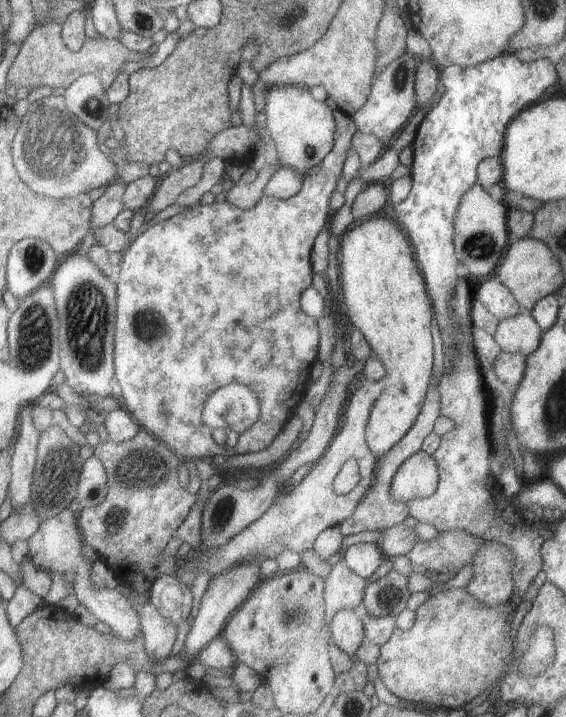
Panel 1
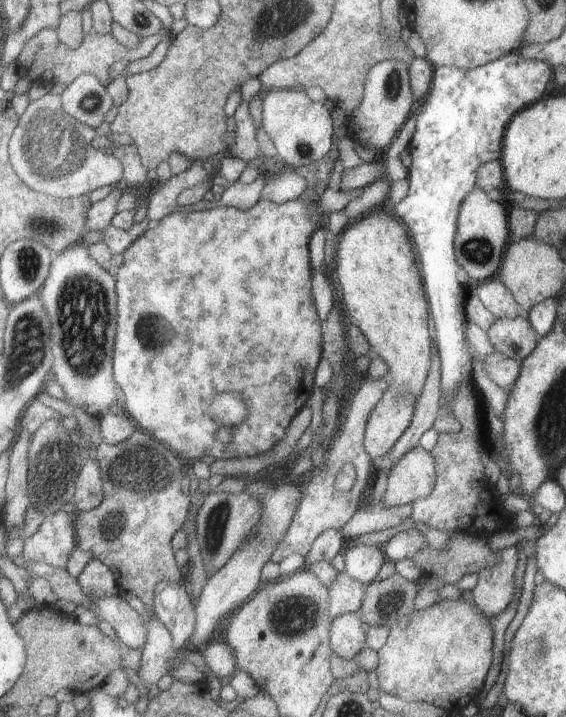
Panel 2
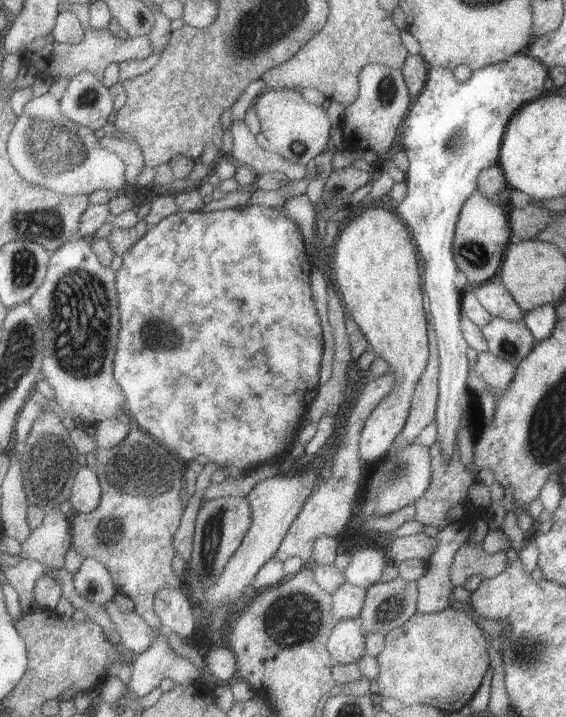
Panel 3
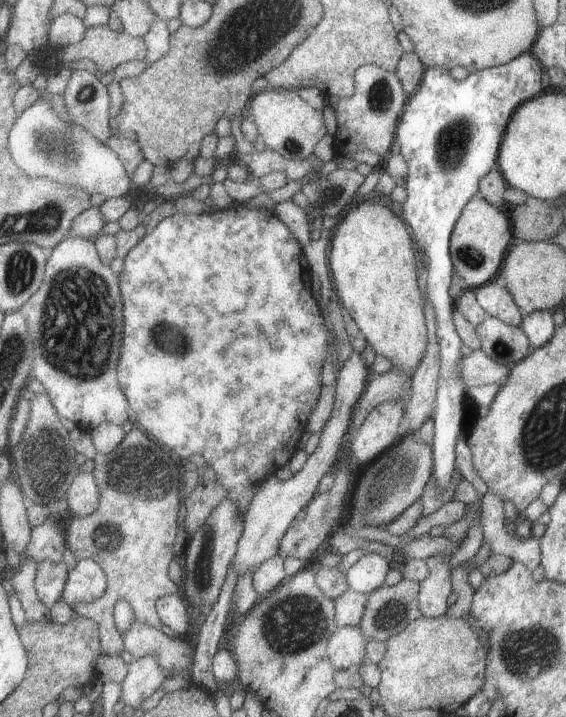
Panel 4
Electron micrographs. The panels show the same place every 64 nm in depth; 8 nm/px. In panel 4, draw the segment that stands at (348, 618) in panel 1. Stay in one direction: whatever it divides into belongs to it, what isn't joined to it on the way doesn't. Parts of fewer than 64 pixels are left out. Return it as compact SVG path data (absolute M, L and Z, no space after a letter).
M341 626L327 642L327 656L335 670L361 666L367 660L367 638L359 626Z

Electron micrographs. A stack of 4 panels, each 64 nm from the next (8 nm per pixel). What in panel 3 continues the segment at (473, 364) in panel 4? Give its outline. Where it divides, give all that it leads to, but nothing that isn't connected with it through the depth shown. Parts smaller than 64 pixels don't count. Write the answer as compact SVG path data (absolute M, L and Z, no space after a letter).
M485 352L485 354L477 354L477 374L483 378L483 382L487 382L489 386L493 386L497 392L505 392L515 376L515 364L501 360L499 356Z

